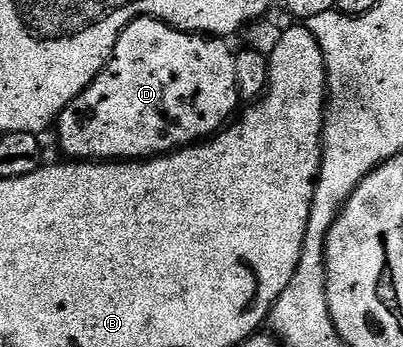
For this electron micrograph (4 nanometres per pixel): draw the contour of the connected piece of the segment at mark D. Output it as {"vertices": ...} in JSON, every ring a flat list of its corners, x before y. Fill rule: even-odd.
{"vertices":[[136,18,134,22,127,24,115,44,109,62,101,69,99,76,95,76,93,83,82,94,75,96,75,100,71,100,71,104,67,104,67,108,57,117,55,131,57,130,57,142,65,153,62,155,66,159,82,162,139,162,146,158,157,158,161,154,172,154,175,150,182,150,185,146,214,137,234,117,238,109,237,102,239,103,235,84,235,54,232,49,229,51,225,42,228,41,221,36,202,36,196,32,177,30,166,22,160,22,158,18]]}

